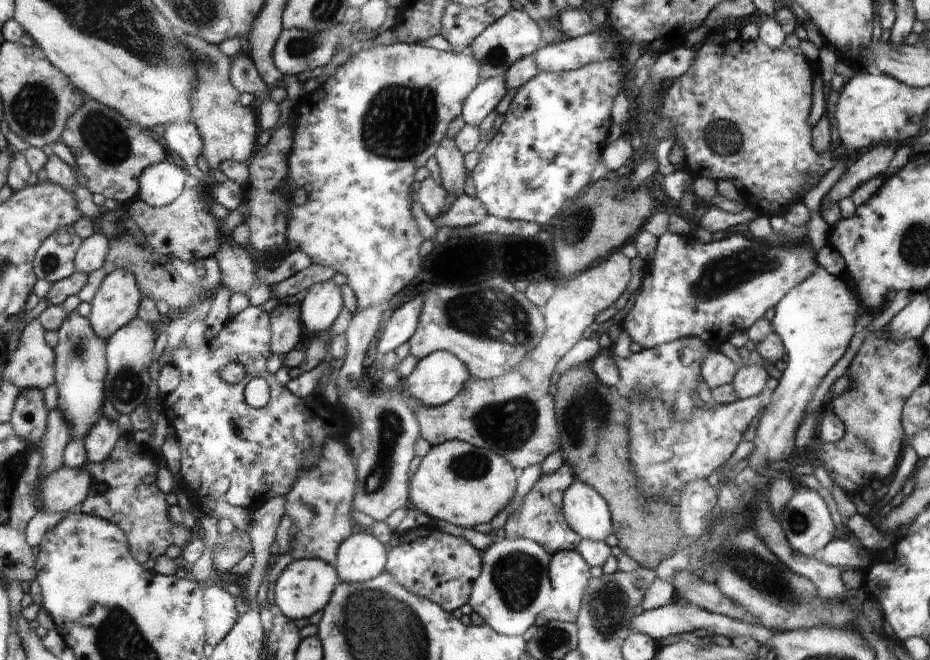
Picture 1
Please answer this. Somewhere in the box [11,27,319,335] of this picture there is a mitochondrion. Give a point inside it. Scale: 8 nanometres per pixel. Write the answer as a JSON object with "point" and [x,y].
{"point":[104,135]}

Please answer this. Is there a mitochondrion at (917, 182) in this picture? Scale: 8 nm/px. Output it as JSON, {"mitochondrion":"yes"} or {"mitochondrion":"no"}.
{"mitochondrion":"no"}

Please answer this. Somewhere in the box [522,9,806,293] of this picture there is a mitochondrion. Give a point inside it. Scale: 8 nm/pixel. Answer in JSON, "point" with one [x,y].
{"point":[721,136]}

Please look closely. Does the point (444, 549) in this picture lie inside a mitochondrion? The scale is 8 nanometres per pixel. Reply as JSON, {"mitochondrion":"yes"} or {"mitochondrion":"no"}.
{"mitochondrion":"no"}

